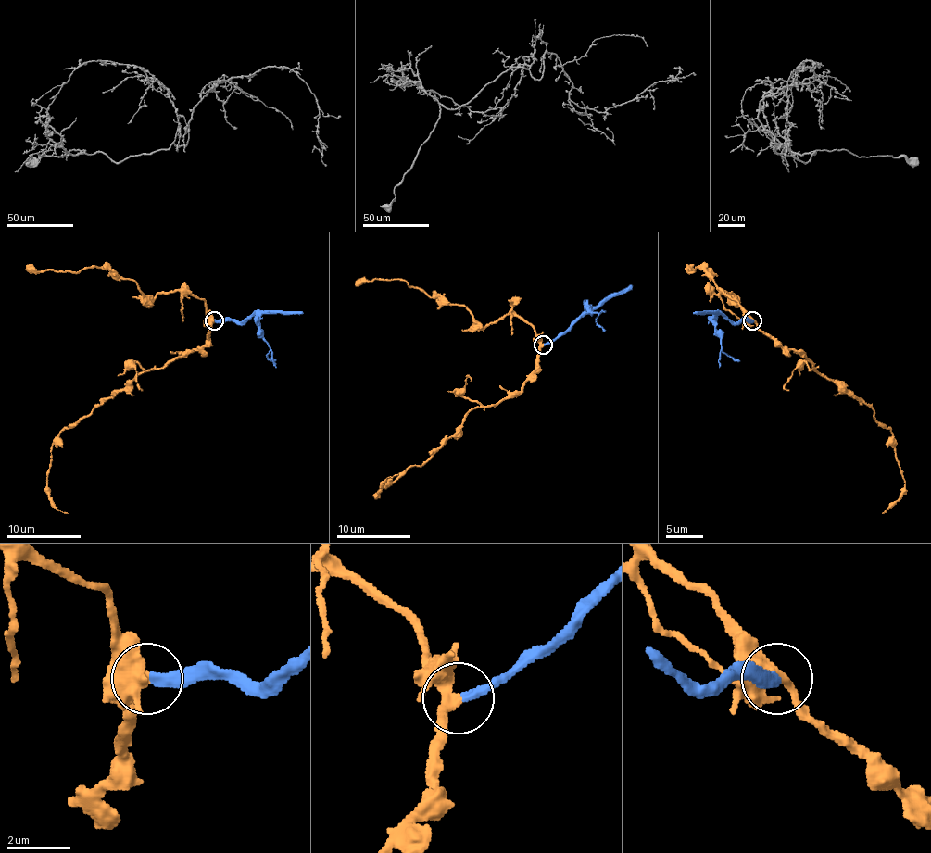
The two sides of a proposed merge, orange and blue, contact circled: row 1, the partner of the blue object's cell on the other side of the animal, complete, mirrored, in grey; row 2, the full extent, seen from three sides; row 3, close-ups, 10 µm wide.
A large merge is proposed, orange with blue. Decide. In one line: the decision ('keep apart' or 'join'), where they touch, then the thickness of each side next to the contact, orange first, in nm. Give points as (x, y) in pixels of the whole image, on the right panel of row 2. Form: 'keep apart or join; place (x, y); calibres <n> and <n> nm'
join; place (752, 320); calibres 320 and 320 nm

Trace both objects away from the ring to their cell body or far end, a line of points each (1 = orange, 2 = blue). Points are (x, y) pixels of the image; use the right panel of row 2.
1: (753, 321), (783, 347), (799, 353), (816, 370), (861, 397), (874, 418), (892, 434), (903, 492), (881, 512)
2: (753, 321), (735, 321), (722, 314), (718, 316), (716, 334), (722, 349), (738, 360)

